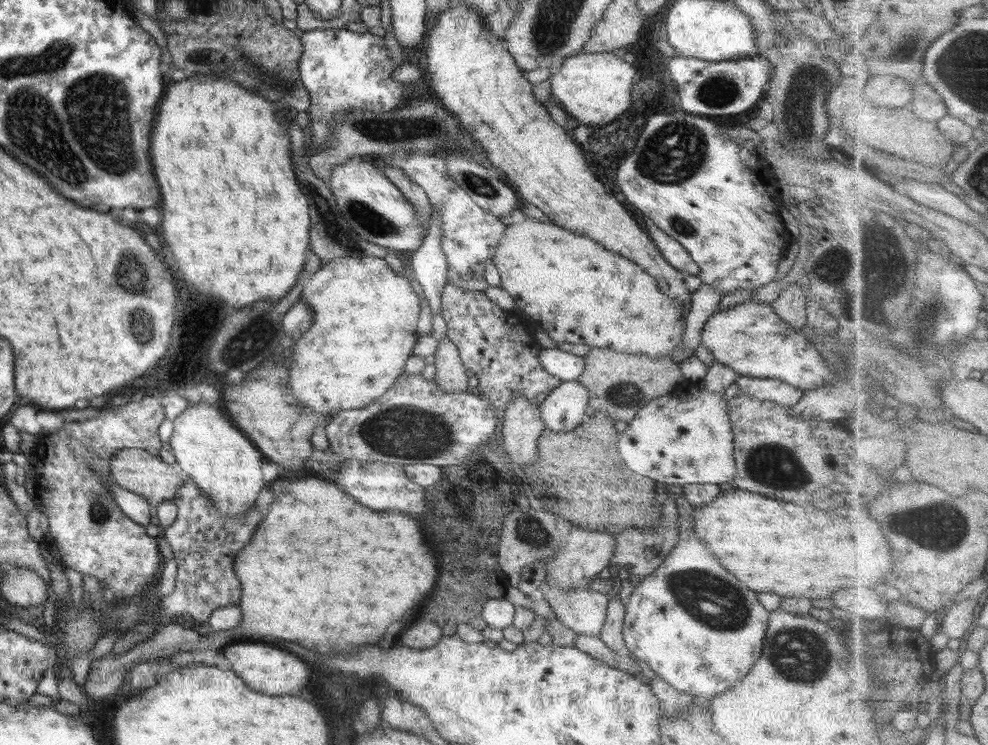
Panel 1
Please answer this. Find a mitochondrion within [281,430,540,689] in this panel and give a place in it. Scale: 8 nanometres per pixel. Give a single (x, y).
(488, 556)

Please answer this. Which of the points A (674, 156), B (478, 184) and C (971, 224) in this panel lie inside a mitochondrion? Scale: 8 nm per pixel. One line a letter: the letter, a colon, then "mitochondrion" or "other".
A: mitochondrion
B: mitochondrion
C: other

